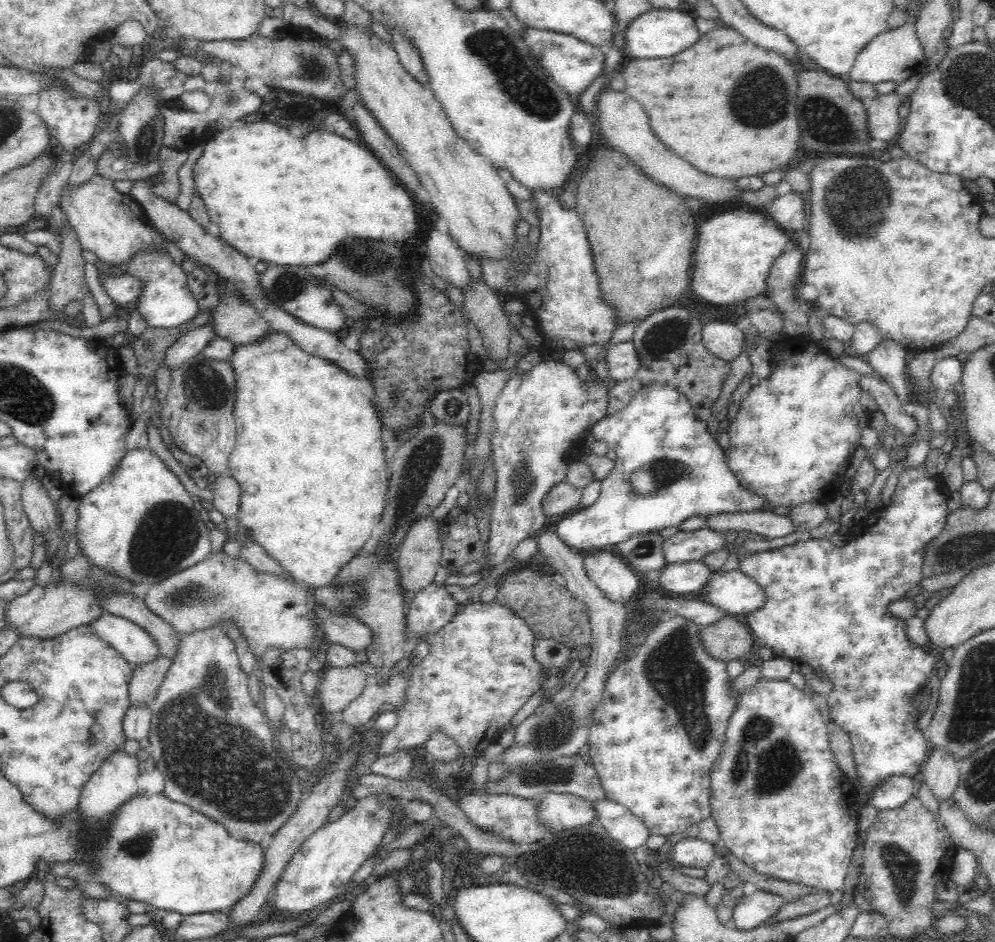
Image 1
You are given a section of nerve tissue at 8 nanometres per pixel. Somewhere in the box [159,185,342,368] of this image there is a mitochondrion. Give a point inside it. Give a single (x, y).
(287, 287)

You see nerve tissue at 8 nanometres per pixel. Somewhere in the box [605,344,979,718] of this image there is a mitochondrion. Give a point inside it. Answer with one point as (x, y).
(659, 473)

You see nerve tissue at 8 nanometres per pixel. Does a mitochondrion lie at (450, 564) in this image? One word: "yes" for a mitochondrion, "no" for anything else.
no

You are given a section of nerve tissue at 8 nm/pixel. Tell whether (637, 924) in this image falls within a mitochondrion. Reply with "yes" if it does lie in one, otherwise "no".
no

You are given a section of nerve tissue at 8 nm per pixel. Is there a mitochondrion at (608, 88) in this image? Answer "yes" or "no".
no

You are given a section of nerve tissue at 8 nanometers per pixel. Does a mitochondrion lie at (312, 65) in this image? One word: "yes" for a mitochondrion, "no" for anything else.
yes

